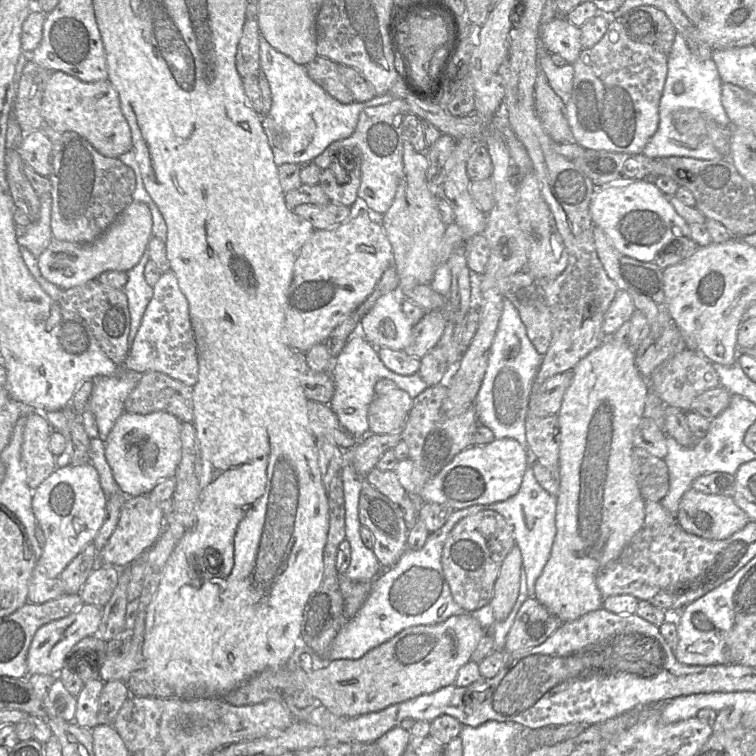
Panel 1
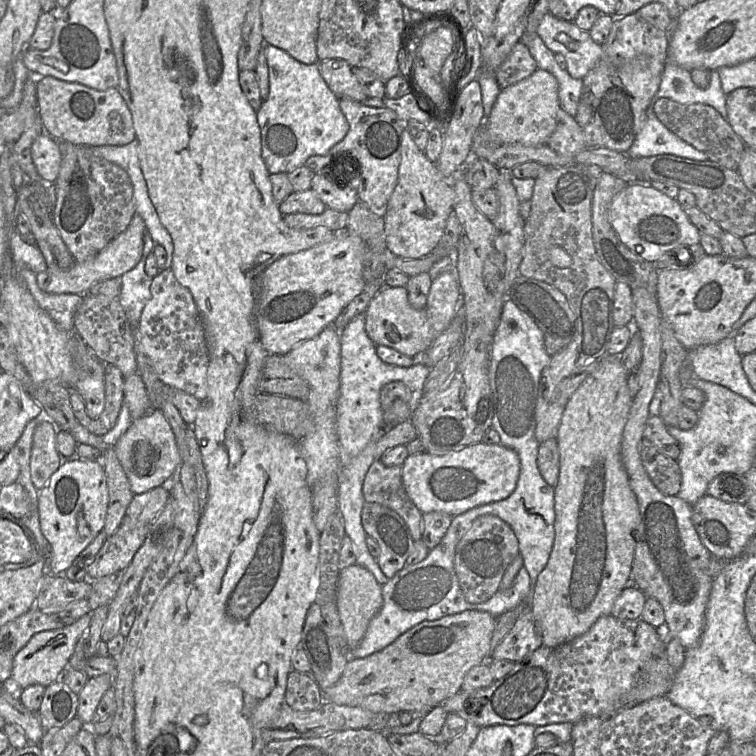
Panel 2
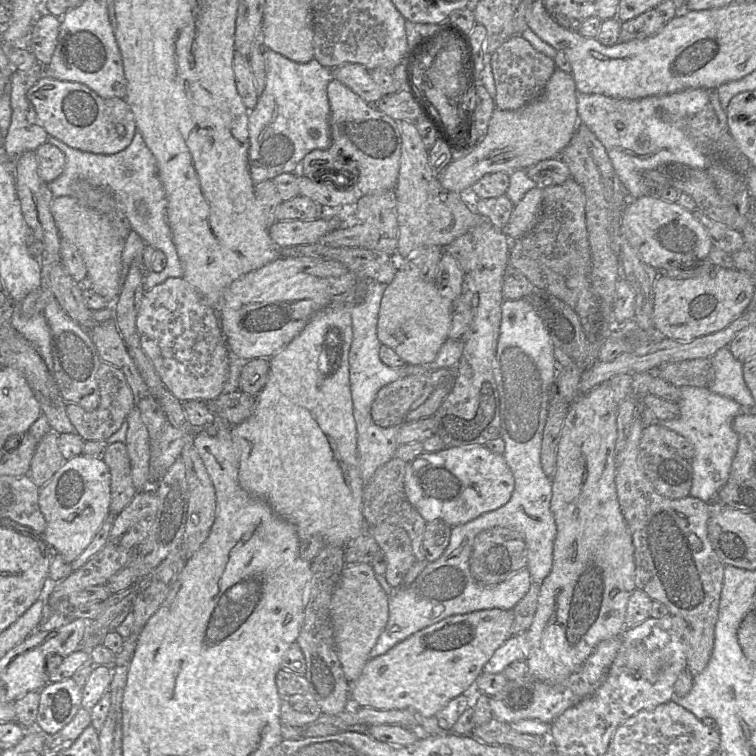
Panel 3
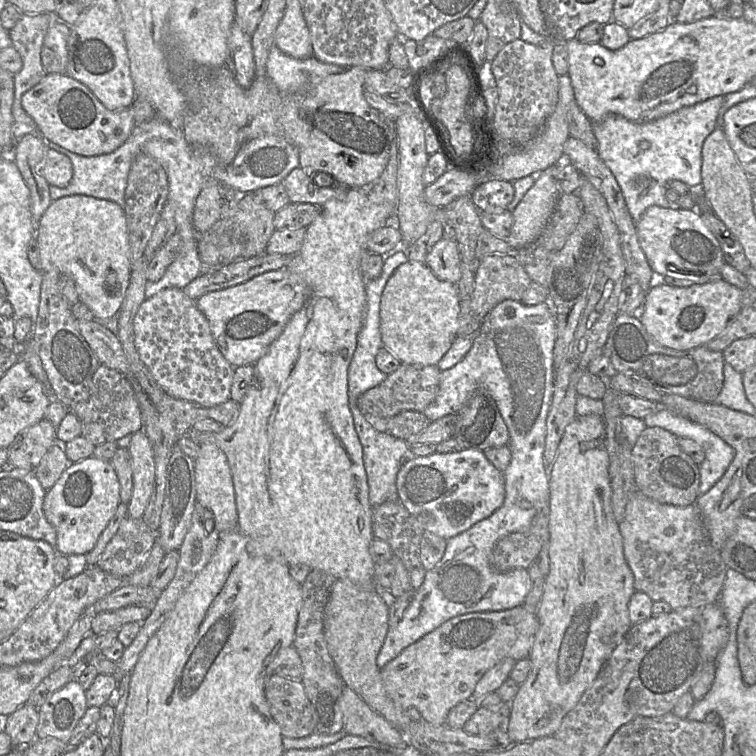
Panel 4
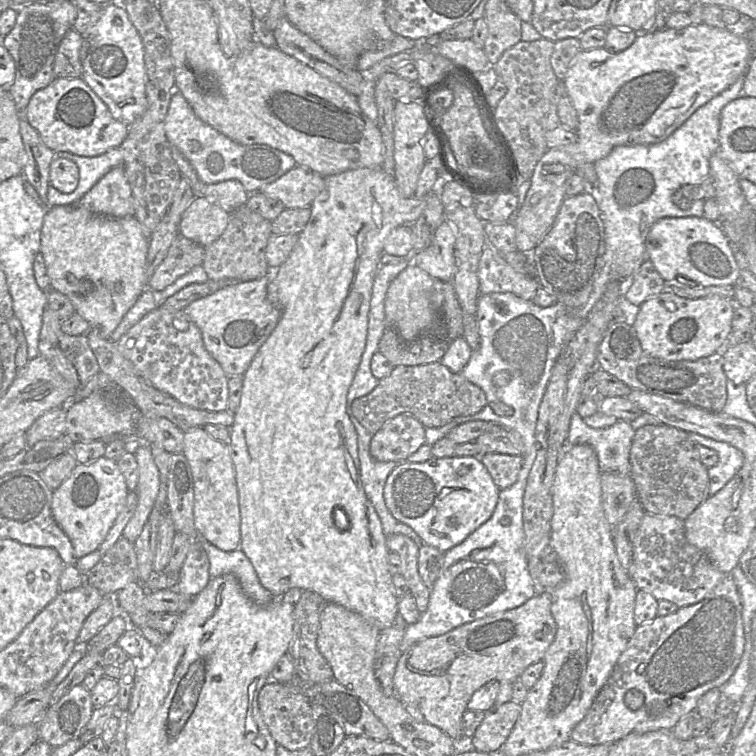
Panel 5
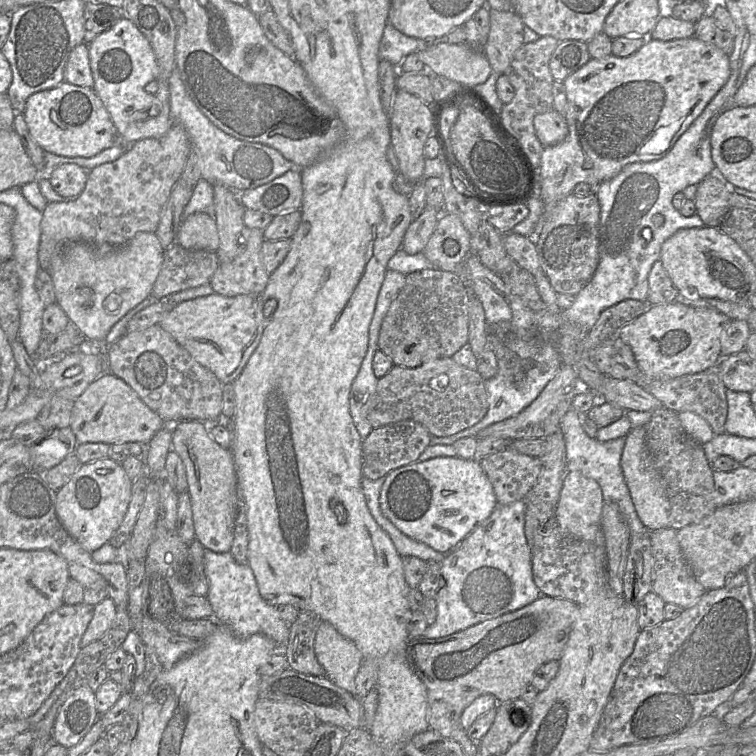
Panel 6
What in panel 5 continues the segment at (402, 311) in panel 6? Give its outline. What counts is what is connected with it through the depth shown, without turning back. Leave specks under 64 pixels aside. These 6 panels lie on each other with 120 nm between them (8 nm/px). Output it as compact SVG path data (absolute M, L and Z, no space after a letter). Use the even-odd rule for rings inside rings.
M437 281L435 289L443 294L443 303L439 309L434 325L421 337L406 341L402 339L395 330L387 328L379 342L378 351L380 351L393 366L415 366L439 362L446 354L450 344L464 333L462 309L456 295L452 281Z

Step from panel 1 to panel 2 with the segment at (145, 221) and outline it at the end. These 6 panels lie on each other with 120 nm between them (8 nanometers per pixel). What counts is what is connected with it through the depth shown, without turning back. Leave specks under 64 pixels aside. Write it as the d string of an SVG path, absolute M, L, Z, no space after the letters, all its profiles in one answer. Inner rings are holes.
M134 213L128 227L92 258L83 262L75 261L66 270L47 268L45 271L38 273L37 284L39 288L49 294L85 295L94 283L116 277L120 278L122 274L131 270L139 262L145 232L144 221L137 213Z

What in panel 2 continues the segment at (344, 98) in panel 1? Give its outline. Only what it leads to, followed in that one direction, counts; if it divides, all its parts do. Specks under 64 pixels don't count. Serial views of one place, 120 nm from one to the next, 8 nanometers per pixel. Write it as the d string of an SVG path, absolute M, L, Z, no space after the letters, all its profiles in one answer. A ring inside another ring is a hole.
M344 59L318 61L319 71L330 90L340 99L364 101L368 98L364 87L353 73L353 67Z

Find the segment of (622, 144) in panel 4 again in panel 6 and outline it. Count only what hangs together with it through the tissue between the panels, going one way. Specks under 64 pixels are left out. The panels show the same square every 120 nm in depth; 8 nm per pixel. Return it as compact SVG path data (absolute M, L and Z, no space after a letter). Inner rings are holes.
M698 117L664 157L656 161L629 164L617 176L596 187L596 197L600 206L597 269L589 283L575 296L575 301L569 309L553 311L554 314L573 317L575 333L587 333L604 310L621 301L628 299L647 301L648 276L653 264L660 261L663 243L680 229L706 226L697 214L685 217L672 204L675 194L683 193L689 186L697 186L716 168L711 154L712 130L709 137L705 136L705 132L700 134L701 130L695 130L693 126L697 119Z

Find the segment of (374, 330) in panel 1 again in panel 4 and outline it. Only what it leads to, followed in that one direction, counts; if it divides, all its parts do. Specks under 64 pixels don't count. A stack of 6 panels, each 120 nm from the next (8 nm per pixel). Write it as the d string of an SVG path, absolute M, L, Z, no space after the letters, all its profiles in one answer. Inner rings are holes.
M408 261L388 279L380 302L383 346L404 364L436 365L457 337L460 299L457 284L440 280L425 264Z

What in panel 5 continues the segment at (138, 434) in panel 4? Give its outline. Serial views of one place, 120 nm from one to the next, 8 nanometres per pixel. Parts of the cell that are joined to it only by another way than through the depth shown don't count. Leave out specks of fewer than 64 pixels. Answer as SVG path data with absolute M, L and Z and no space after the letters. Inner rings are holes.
M141 443L134 453L138 463L138 504L134 515L123 530L123 537L135 543L154 508L159 491L159 471L154 462L150 446Z

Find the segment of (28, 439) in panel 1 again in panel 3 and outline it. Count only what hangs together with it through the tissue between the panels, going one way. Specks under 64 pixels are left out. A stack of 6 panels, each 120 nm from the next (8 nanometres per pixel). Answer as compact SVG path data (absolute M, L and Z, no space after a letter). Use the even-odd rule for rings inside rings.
M52 430L45 434L32 458L29 476L39 488L49 482L65 461L59 450L58 435Z

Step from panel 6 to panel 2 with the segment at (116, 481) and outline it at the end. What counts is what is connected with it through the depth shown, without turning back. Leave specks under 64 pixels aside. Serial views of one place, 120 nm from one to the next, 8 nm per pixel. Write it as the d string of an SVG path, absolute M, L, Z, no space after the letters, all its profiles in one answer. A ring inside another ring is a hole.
M72 456L62 461L50 476L48 483L38 492L38 515L40 529L51 544L51 574L63 575L77 556L92 542L105 525L109 493L104 467L101 461L83 460Z

